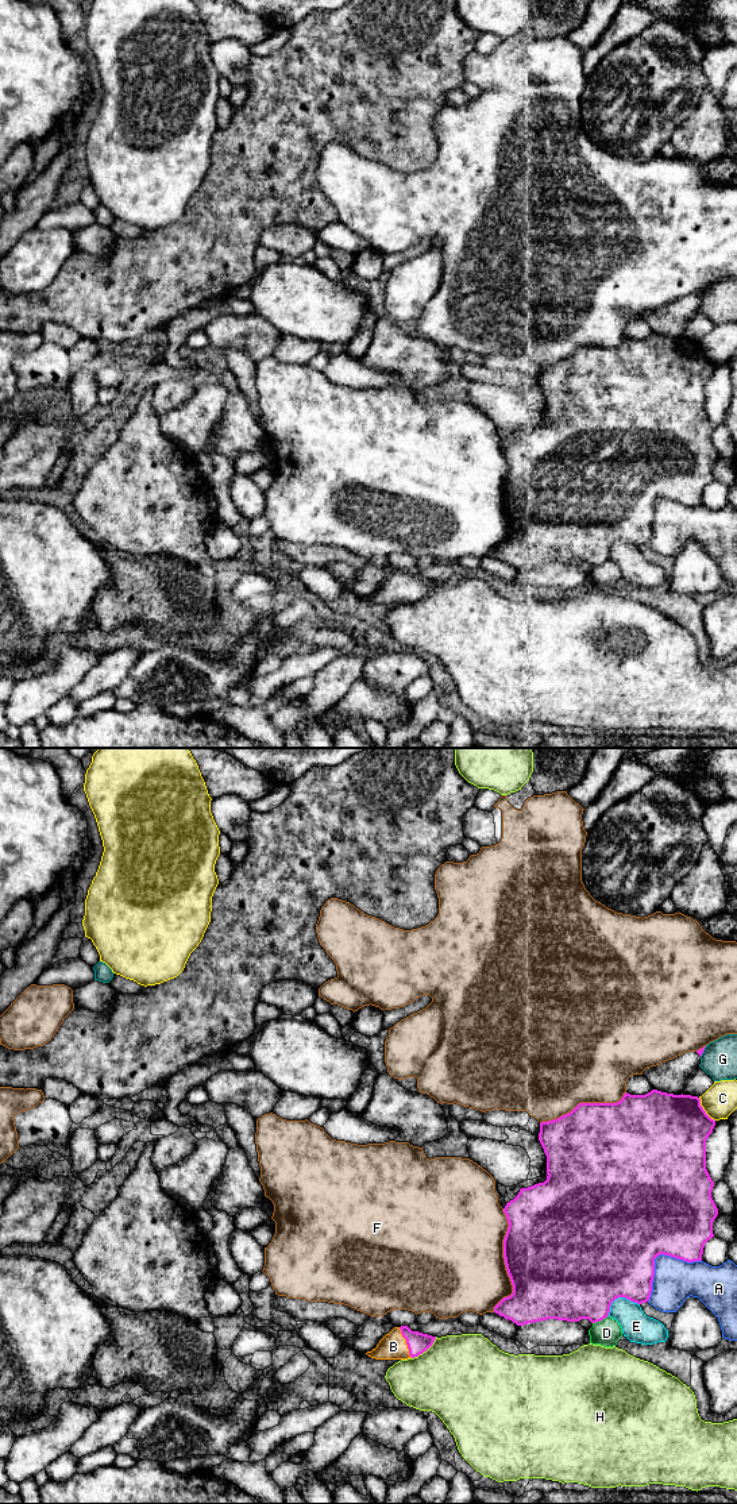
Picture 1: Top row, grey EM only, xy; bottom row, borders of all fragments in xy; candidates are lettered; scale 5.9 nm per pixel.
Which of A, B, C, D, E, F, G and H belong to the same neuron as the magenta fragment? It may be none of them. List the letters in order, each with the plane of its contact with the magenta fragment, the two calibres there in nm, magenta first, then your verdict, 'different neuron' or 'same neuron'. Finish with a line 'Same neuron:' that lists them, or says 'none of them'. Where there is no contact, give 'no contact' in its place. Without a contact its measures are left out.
A: xy | 500/260 nm | different neuron
B: xy | 130/160 nm | same neuron
C: xy | 460/200 nm | different neuron
D: xy | 420/160 nm | different neuron
E: xy | 500/180 nm | different neuron
F: xy | 500/480 nm | different neuron
G: xy | 40/200 nm | different neuron
H: xy | 130/500 nm | different neuron
Same neuron: B

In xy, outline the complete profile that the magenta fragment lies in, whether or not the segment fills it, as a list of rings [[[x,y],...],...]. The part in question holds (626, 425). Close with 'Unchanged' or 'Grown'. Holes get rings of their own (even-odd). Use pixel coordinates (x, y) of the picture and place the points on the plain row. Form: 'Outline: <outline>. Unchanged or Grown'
Outline: [[[657,333],[645,339],[626,336],[617,347],[579,347],[571,356],[553,365],[541,366],[539,385],[547,400],[548,420],[544,427],[521,432],[518,439],[503,452],[509,467],[503,483],[503,502],[513,537],[503,541],[494,551],[494,556],[517,570],[547,563],[567,566],[589,563],[591,567],[597,567],[609,560],[610,549],[618,541],[637,548],[649,544],[657,500],[664,498],[687,506],[702,505],[705,487],[714,481],[713,466],[718,459],[718,452],[711,441],[714,425],[706,413],[706,383],[713,377],[714,370],[715,365],[706,358],[698,340],[674,339]]]. Unchanged

